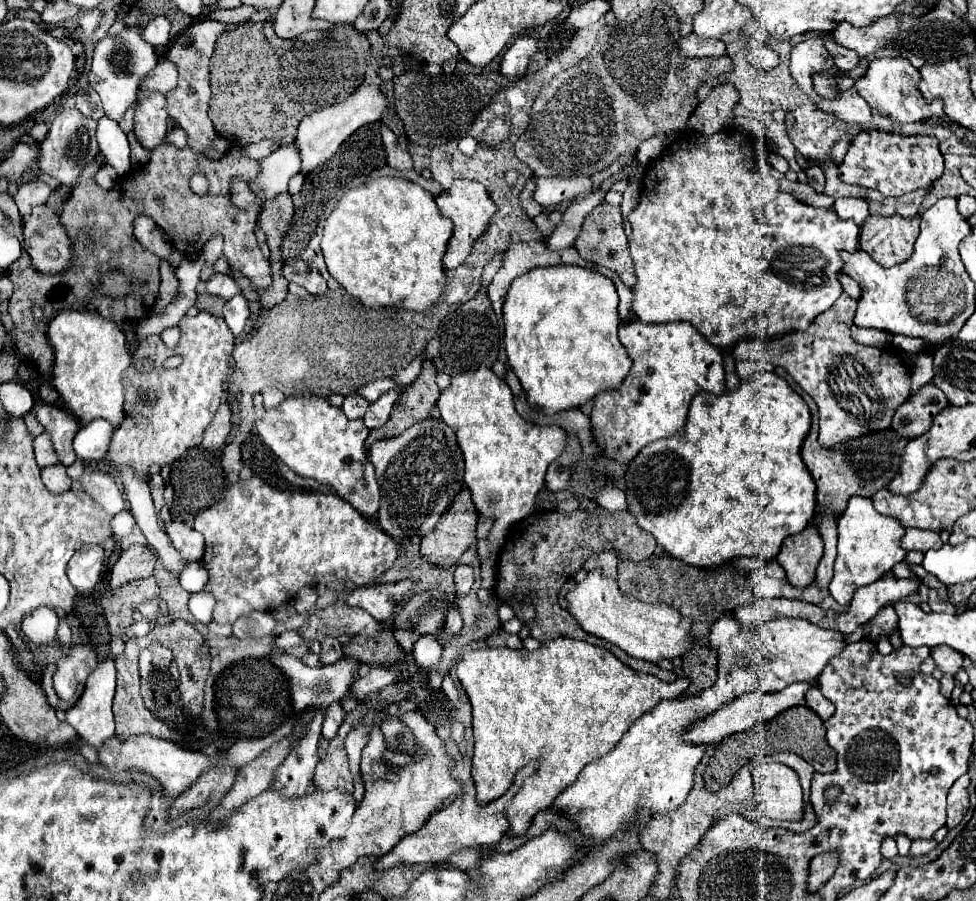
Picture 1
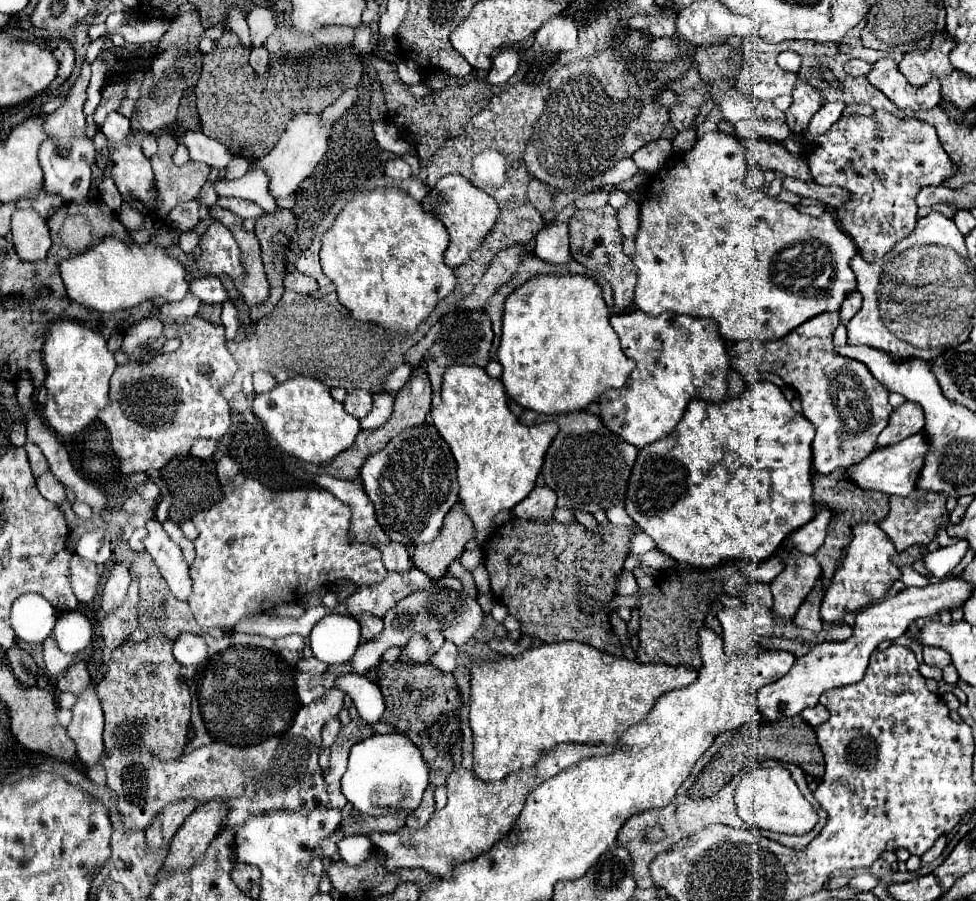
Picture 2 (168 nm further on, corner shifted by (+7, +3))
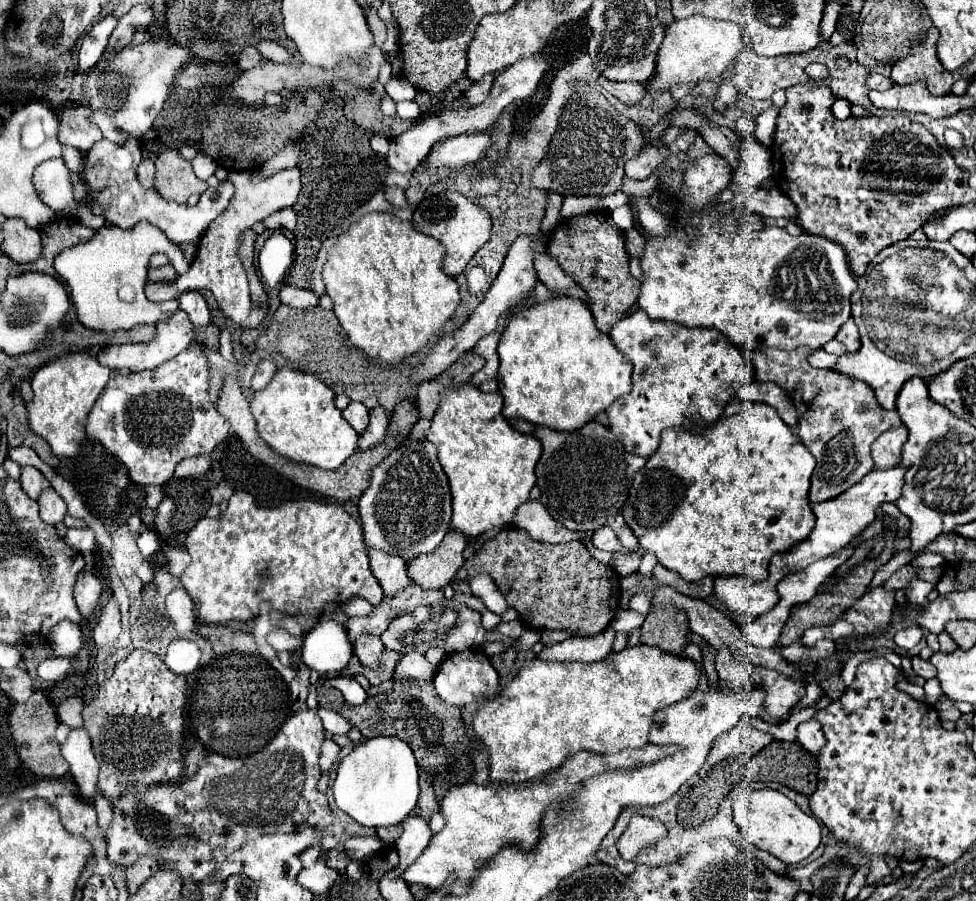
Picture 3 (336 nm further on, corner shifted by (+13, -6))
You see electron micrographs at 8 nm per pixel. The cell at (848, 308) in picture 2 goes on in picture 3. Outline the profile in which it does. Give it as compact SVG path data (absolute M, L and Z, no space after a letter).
M849 320L849 322L843 324L843 328L837 334L837 340L843 342L849 352L857 352L857 348L861 346L861 342L859 342L859 332L857 332L857 326L855 326L853 320Z

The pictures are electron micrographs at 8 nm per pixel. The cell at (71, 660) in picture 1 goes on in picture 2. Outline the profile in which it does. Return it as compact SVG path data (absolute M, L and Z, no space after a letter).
M75 661L61 677L55 679L55 687L59 691L63 691L63 693L69 691L73 695L79 695L79 693L85 691L85 687L87 687L89 681L91 681L91 677L89 677L85 661Z

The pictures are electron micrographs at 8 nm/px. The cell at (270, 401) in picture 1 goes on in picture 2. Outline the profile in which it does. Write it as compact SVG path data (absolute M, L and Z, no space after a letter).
M257 371L257 373L253 375L253 385L255 385L255 393L257 393L257 395L261 395L261 393L271 391L277 383L275 383L275 379L273 379L273 375L271 375L271 373Z

